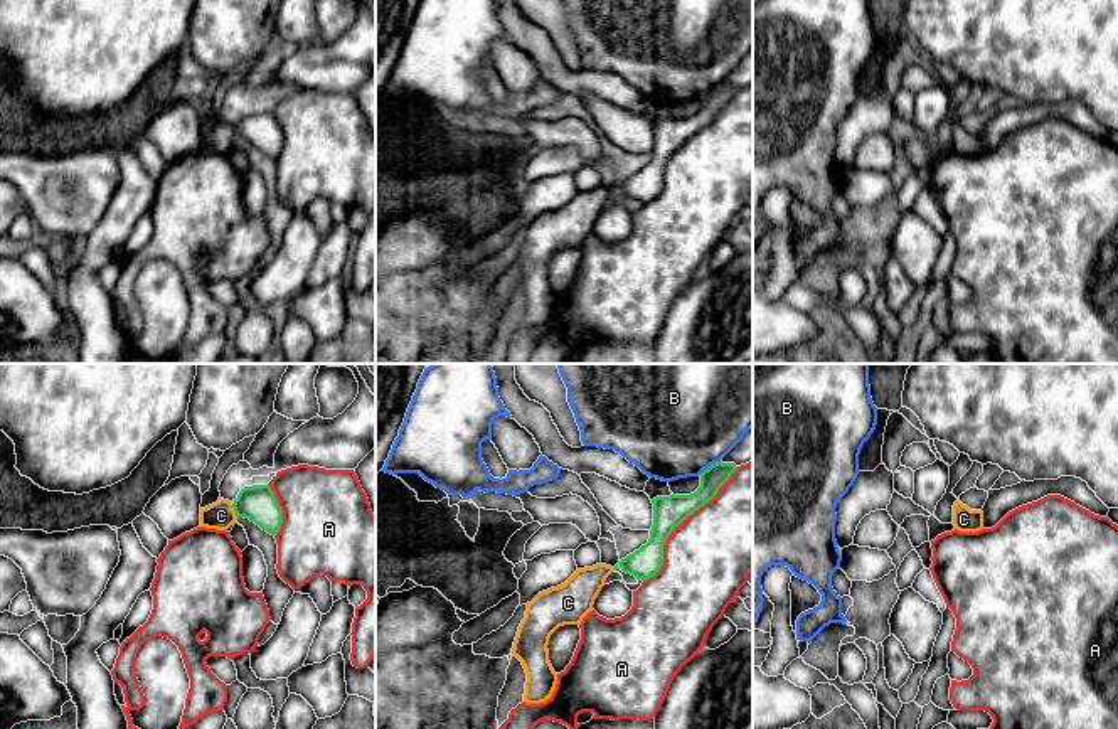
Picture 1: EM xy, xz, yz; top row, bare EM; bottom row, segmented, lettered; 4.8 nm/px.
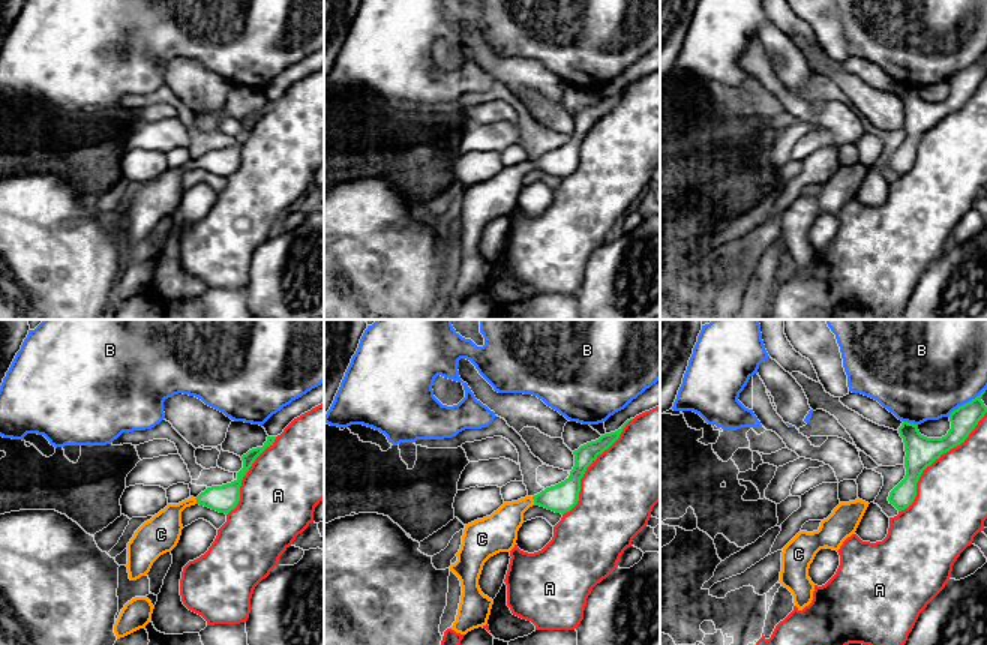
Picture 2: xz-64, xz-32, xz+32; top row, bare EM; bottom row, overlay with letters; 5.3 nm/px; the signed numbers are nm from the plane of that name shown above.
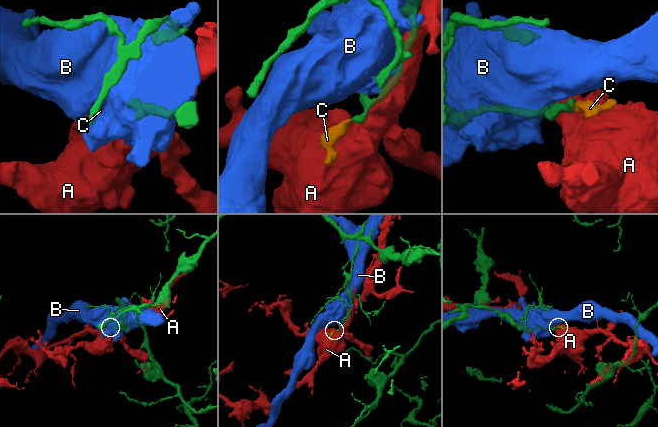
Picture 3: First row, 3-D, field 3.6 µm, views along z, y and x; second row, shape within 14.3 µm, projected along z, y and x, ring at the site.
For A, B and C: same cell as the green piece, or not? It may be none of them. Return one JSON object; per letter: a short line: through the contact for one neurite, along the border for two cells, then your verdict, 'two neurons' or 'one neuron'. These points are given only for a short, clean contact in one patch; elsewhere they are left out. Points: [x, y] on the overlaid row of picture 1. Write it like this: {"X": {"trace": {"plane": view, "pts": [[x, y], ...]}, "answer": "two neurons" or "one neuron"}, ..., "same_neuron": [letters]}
{"A": {"answer": "two neurons"}, "B": {"answer": "two neurons"}, "C": {"trace": {"plane": "xy", "pts": [[258, 504], [248, 504], [234, 510], [221, 516]]}, "answer": "one neuron"}, "same_neuron": ["C"]}

